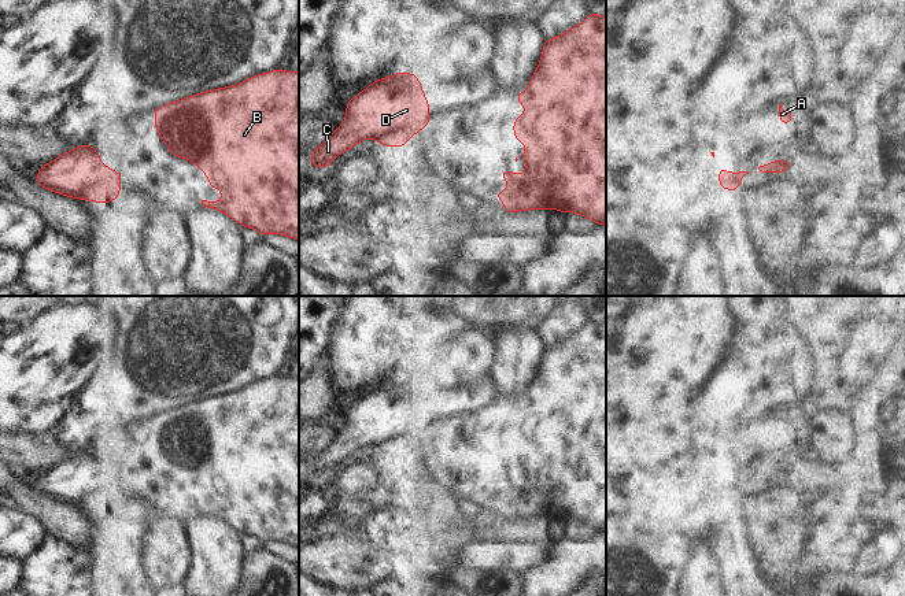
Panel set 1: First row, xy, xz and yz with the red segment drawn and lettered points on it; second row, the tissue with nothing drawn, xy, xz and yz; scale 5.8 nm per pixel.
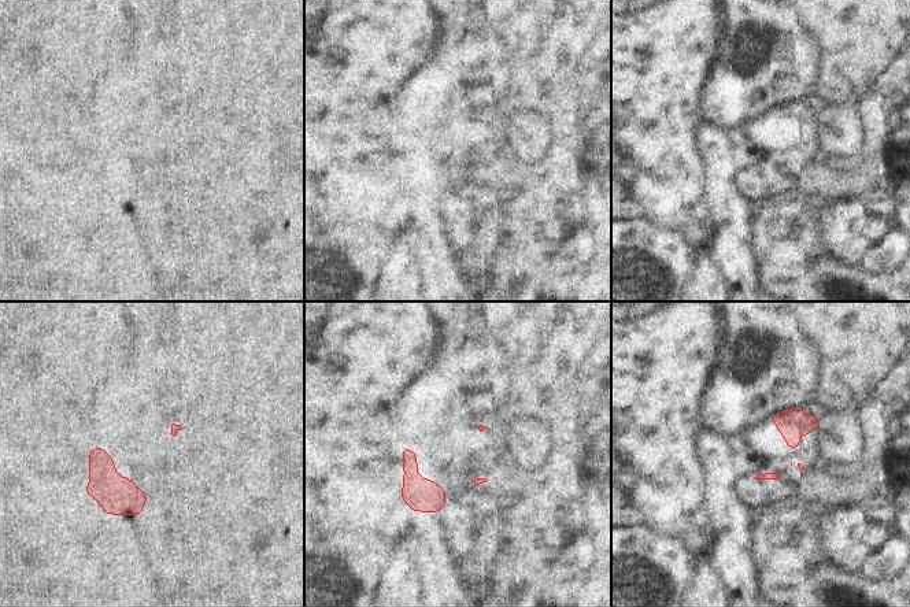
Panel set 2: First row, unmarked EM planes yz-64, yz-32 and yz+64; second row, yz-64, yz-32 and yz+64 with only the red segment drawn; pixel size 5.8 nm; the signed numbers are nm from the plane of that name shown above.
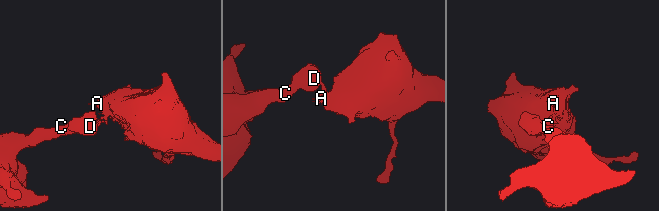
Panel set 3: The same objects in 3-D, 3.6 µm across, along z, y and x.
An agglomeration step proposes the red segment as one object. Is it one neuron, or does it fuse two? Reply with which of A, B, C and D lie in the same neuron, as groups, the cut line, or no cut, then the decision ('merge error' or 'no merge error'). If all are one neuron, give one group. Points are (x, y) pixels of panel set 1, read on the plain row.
A B / C D; cut in xy along (118, 481), (119, 485); merge error

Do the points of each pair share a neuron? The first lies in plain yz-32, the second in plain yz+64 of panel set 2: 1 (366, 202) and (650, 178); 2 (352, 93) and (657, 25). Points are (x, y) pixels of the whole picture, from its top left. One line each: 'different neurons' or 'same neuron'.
1: different neurons
2: same neuron

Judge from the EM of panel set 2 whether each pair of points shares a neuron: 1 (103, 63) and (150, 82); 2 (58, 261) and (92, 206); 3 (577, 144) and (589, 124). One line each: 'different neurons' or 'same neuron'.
1: different neurons
2: different neurons
3: same neuron

